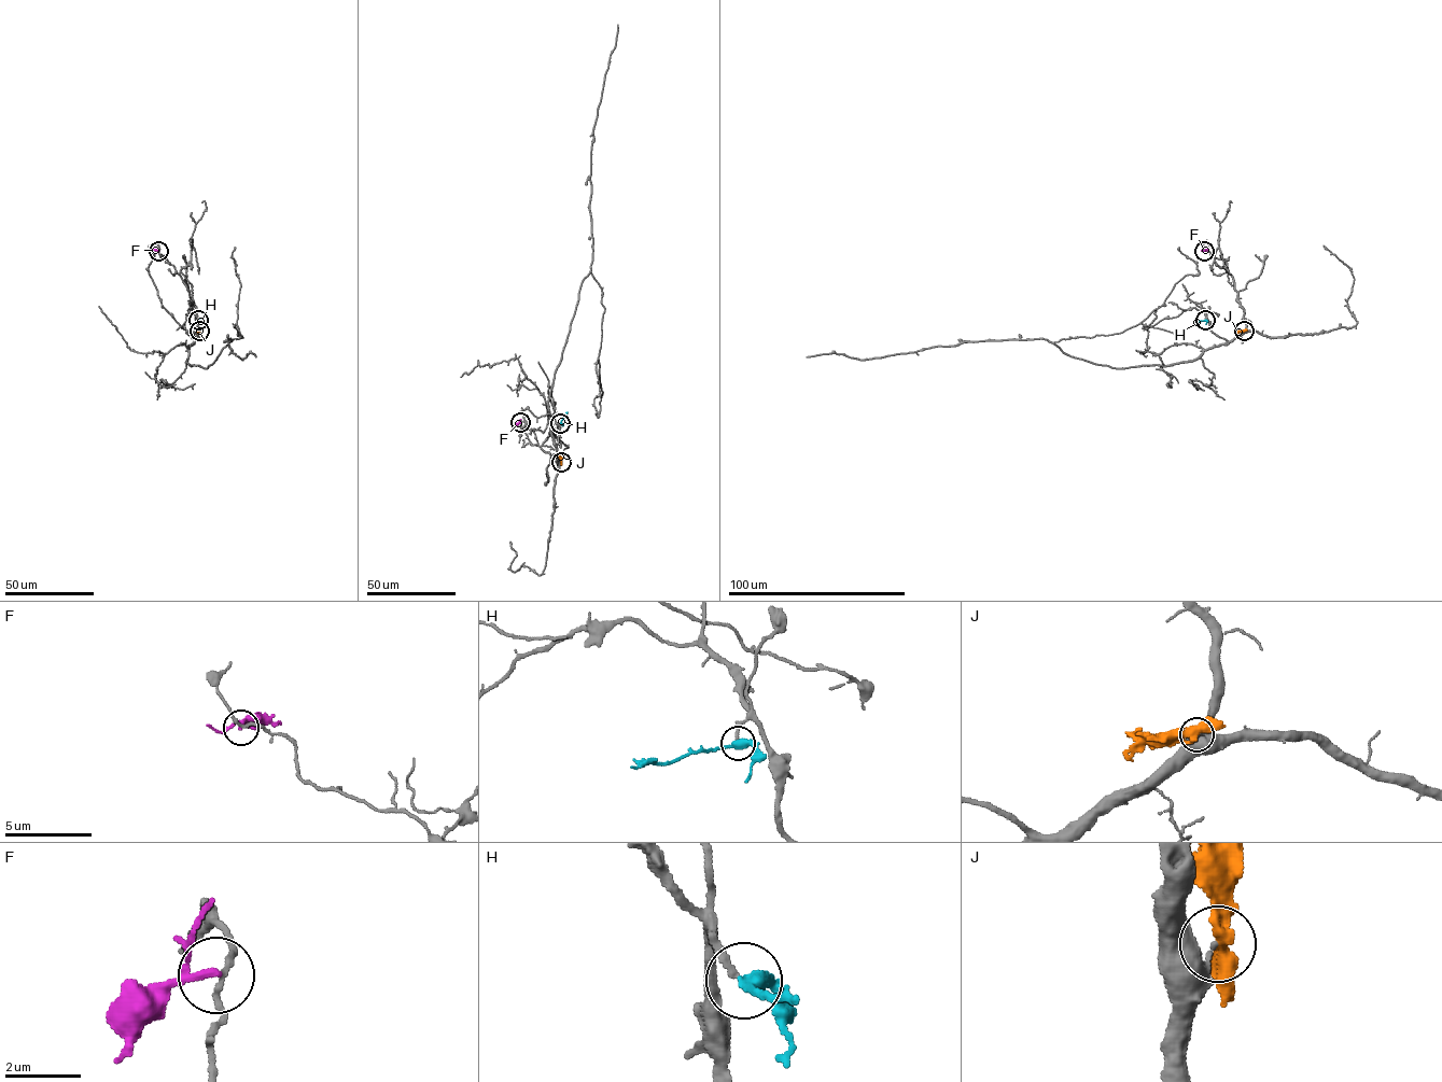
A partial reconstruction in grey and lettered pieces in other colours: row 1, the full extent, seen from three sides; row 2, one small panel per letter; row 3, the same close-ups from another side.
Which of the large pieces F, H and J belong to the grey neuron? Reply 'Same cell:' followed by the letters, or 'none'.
Same cell: H

